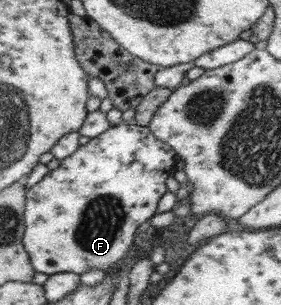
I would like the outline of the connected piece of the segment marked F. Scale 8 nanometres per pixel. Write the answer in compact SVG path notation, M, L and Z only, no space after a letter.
M121 123L67 156L26 195L24 246L37 273L47 276L117 270L133 247L135 231L157 213L178 152L149 126Z

